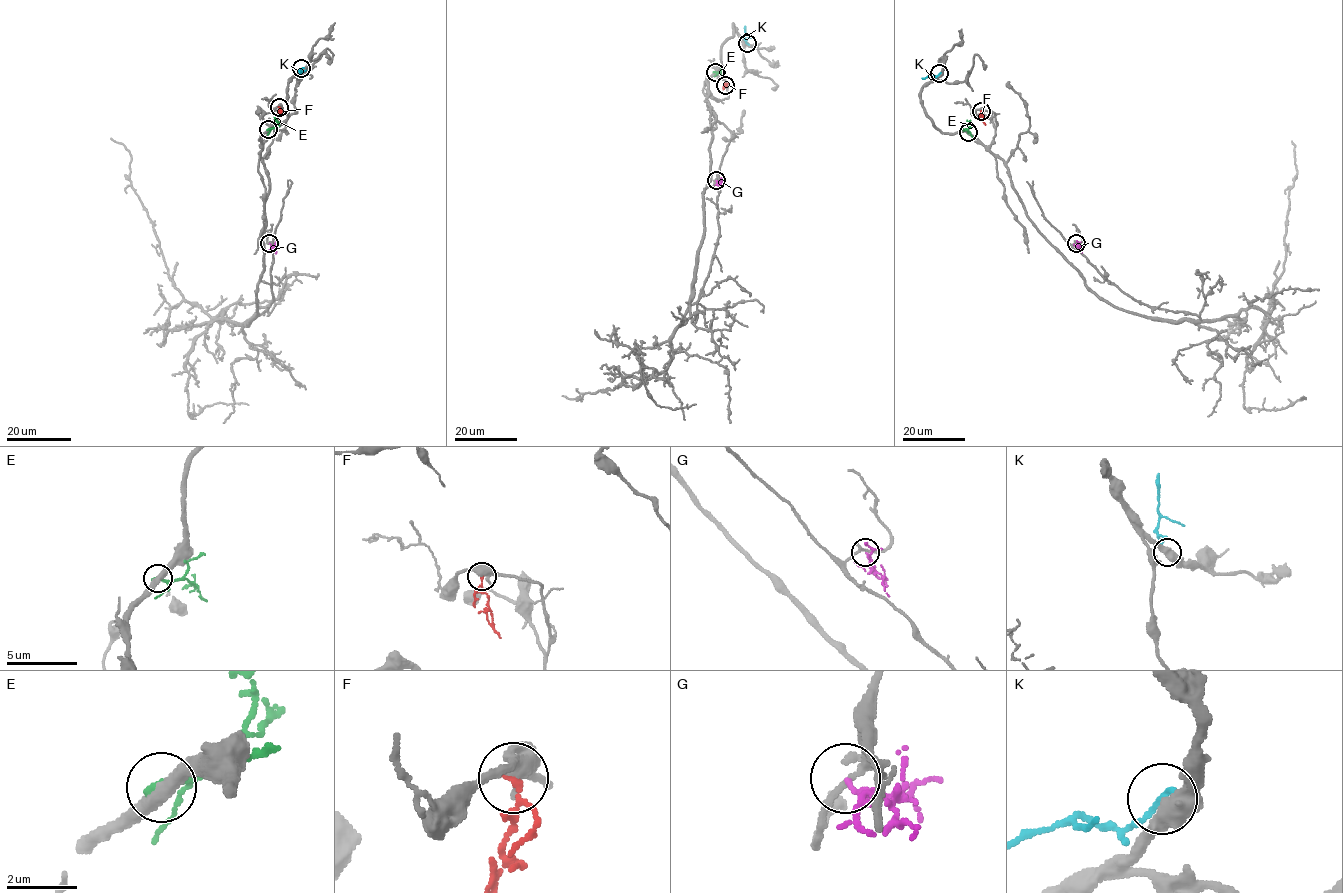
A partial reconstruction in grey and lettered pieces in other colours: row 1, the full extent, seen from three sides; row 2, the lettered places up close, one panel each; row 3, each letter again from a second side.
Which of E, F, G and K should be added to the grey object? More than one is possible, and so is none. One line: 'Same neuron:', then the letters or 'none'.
Same neuron: none

